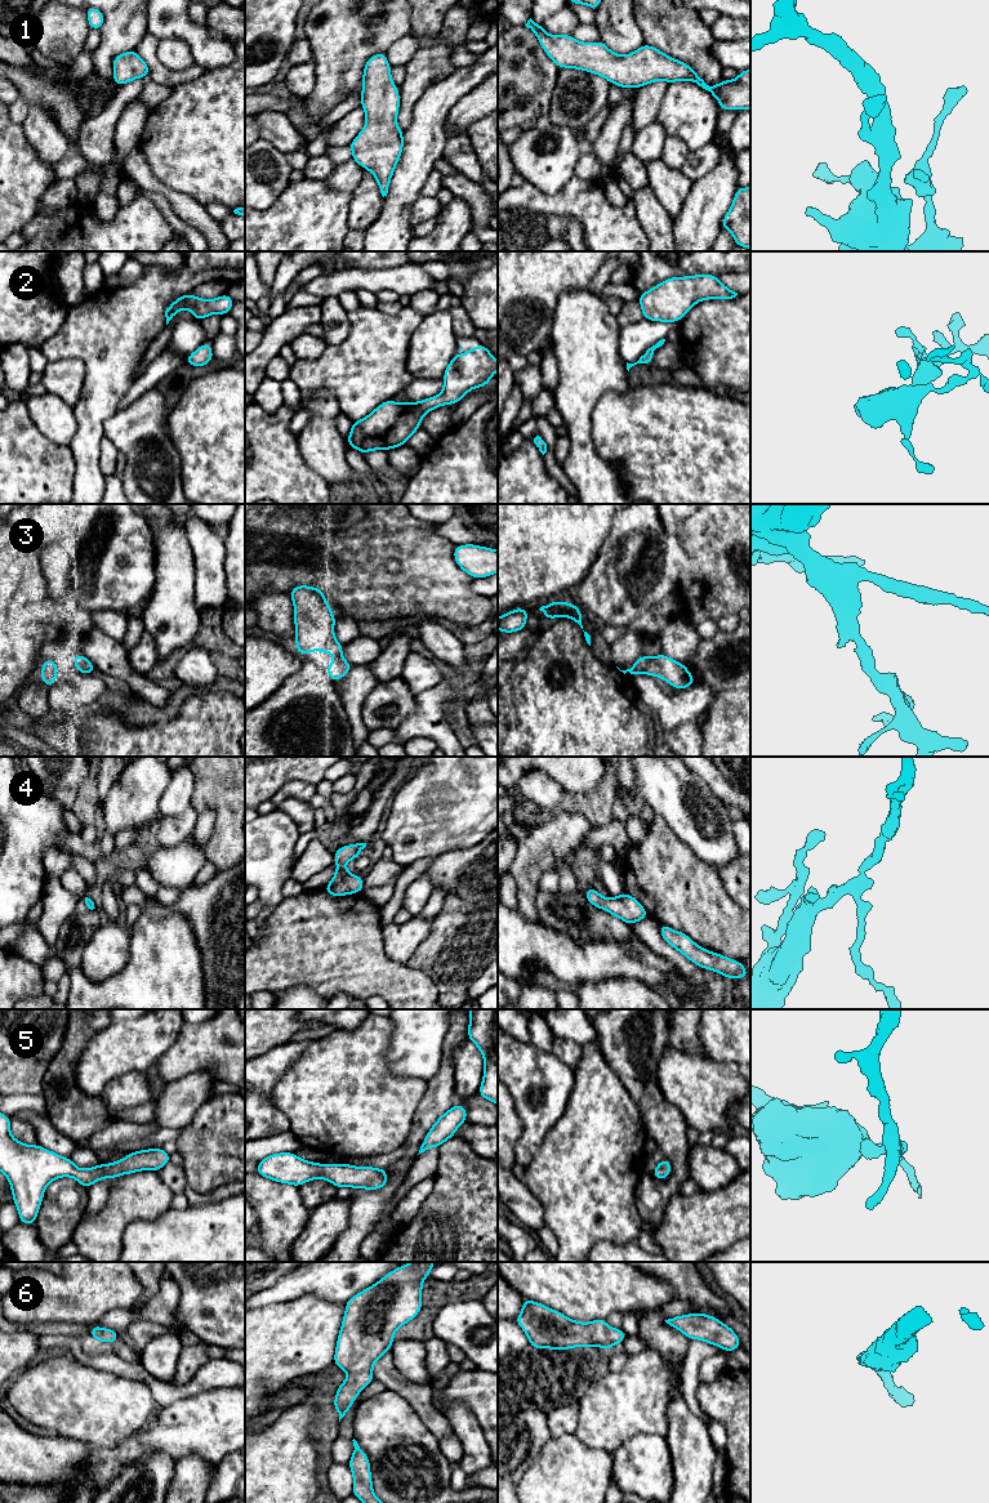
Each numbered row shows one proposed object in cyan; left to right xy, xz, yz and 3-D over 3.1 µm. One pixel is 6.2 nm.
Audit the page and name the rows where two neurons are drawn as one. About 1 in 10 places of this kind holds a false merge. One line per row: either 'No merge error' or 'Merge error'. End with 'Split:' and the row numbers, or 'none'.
1: No merge error
2: No merge error
3: No merge error
4: No merge error
5: No merge error
6: No merge error
Split: none

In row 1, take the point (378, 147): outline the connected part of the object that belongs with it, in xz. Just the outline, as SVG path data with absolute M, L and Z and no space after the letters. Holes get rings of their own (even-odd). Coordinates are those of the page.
M386 53L367 59L364 67L361 107L366 113L365 128L348 144L352 160L375 177L382 196L387 196L389 182L404 148L404 130L397 126L400 107L398 88L391 79Z

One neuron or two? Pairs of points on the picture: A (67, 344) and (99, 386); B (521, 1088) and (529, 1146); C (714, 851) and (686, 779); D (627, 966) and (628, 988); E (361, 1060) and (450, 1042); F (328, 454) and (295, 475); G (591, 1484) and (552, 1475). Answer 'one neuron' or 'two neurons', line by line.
A: one neuron
B: one neuron
C: one neuron
D: two neurons
E: two neurons
F: two neurons
G: one neuron

